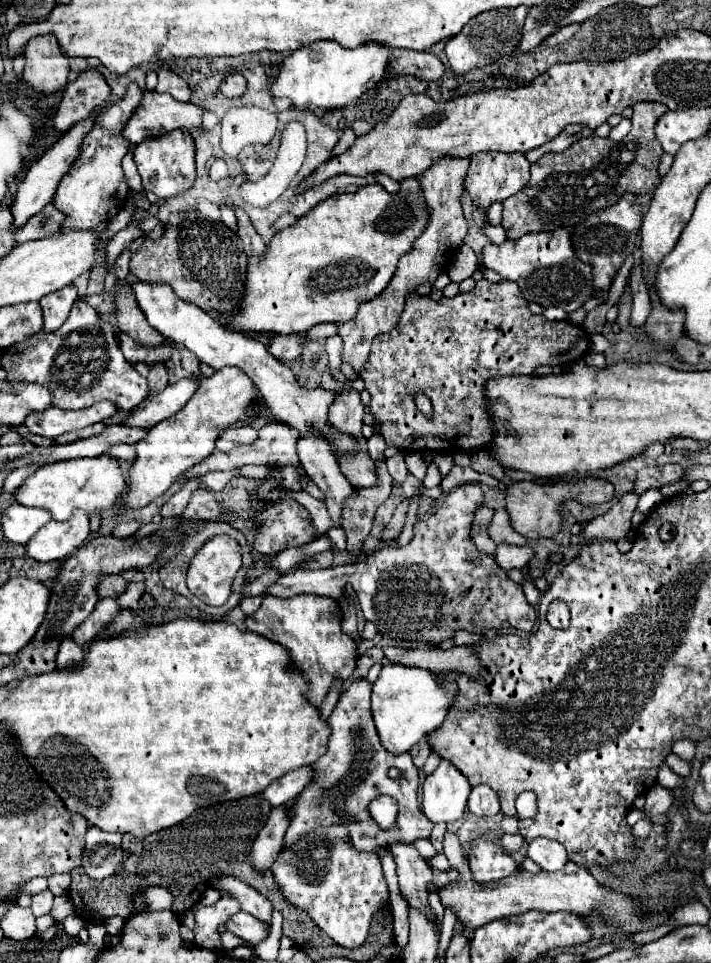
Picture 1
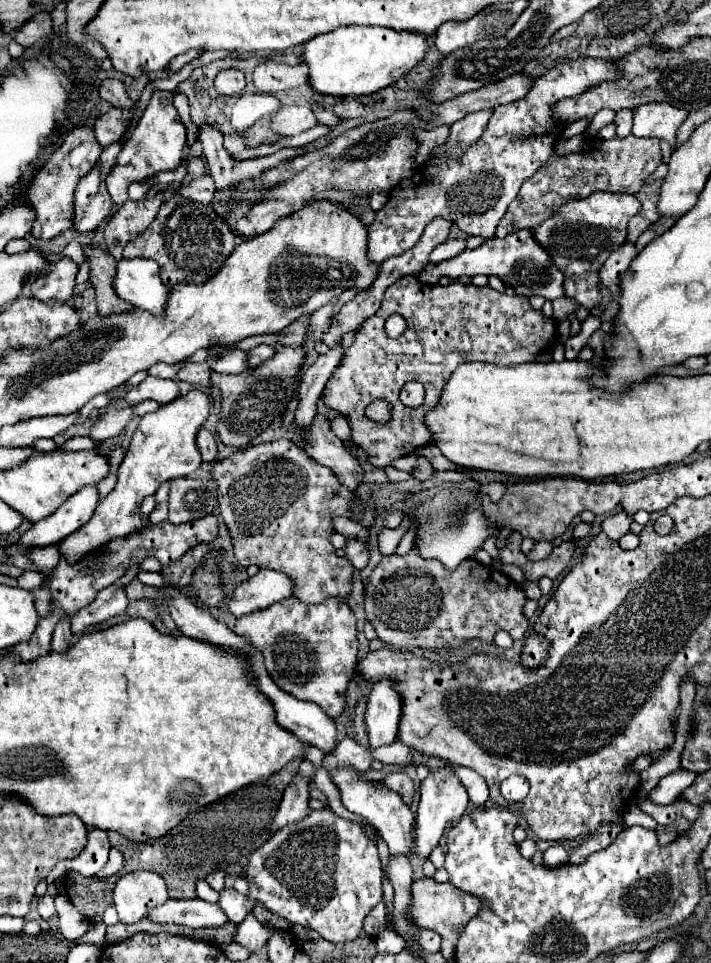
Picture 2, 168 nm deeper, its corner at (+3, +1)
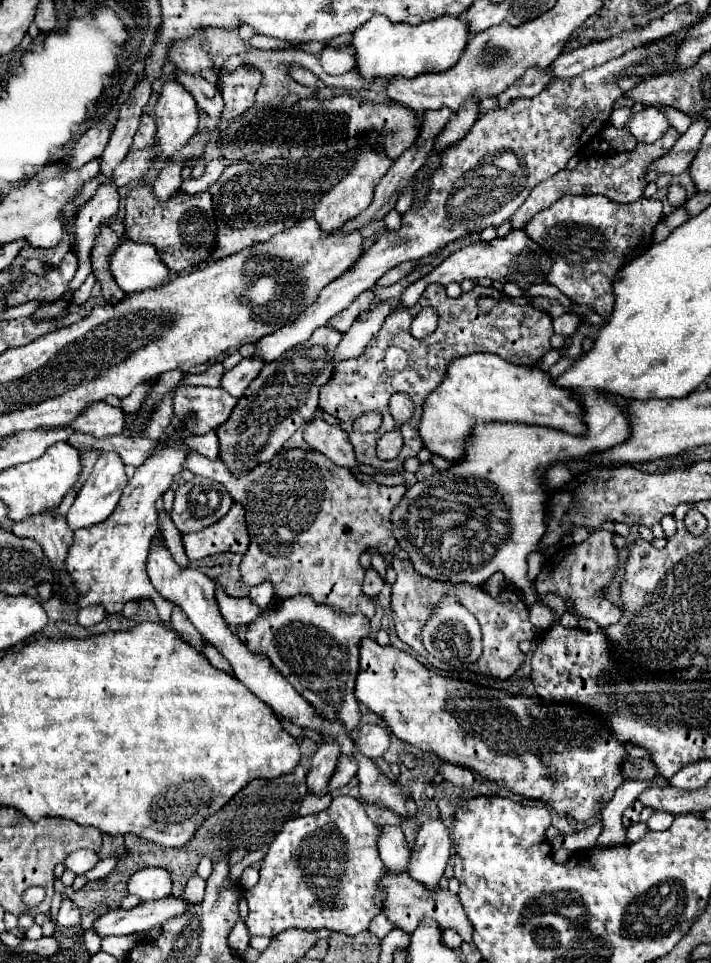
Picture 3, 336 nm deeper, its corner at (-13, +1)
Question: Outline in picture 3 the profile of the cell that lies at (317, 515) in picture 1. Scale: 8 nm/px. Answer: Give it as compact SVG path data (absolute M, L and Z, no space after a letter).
M370 566L370 568L366 570L366 578L364 578L364 586L362 586L364 594L368 594L368 596L374 598L374 596L382 590L382 586L384 586L384 578Z

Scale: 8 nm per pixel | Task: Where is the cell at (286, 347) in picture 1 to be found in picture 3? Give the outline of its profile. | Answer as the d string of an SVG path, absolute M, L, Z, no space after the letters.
M250 356L250 358L242 358L242 362L230 370L224 372L222 378L222 388L226 392L230 392L232 396L240 398L244 394L244 390L248 388L248 384L258 376L258 372L264 368L264 360L258 356Z

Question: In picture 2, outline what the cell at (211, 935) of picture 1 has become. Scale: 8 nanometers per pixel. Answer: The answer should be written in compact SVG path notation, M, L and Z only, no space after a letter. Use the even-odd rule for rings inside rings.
M330 808L314 810L306 818L276 830L276 834L250 856L246 866L246 880L250 886L248 894L240 894L232 888L220 892L218 906L224 910L232 924L240 924L252 912L254 902L258 900L268 910L274 910L276 916L288 920L290 924L312 928L322 934L322 938L334 944L352 942L362 930L362 922L368 912L378 902L382 902L382 870L376 844L370 840L362 826L340 818ZM262 876L274 876L274 884L270 884L270 880Z

